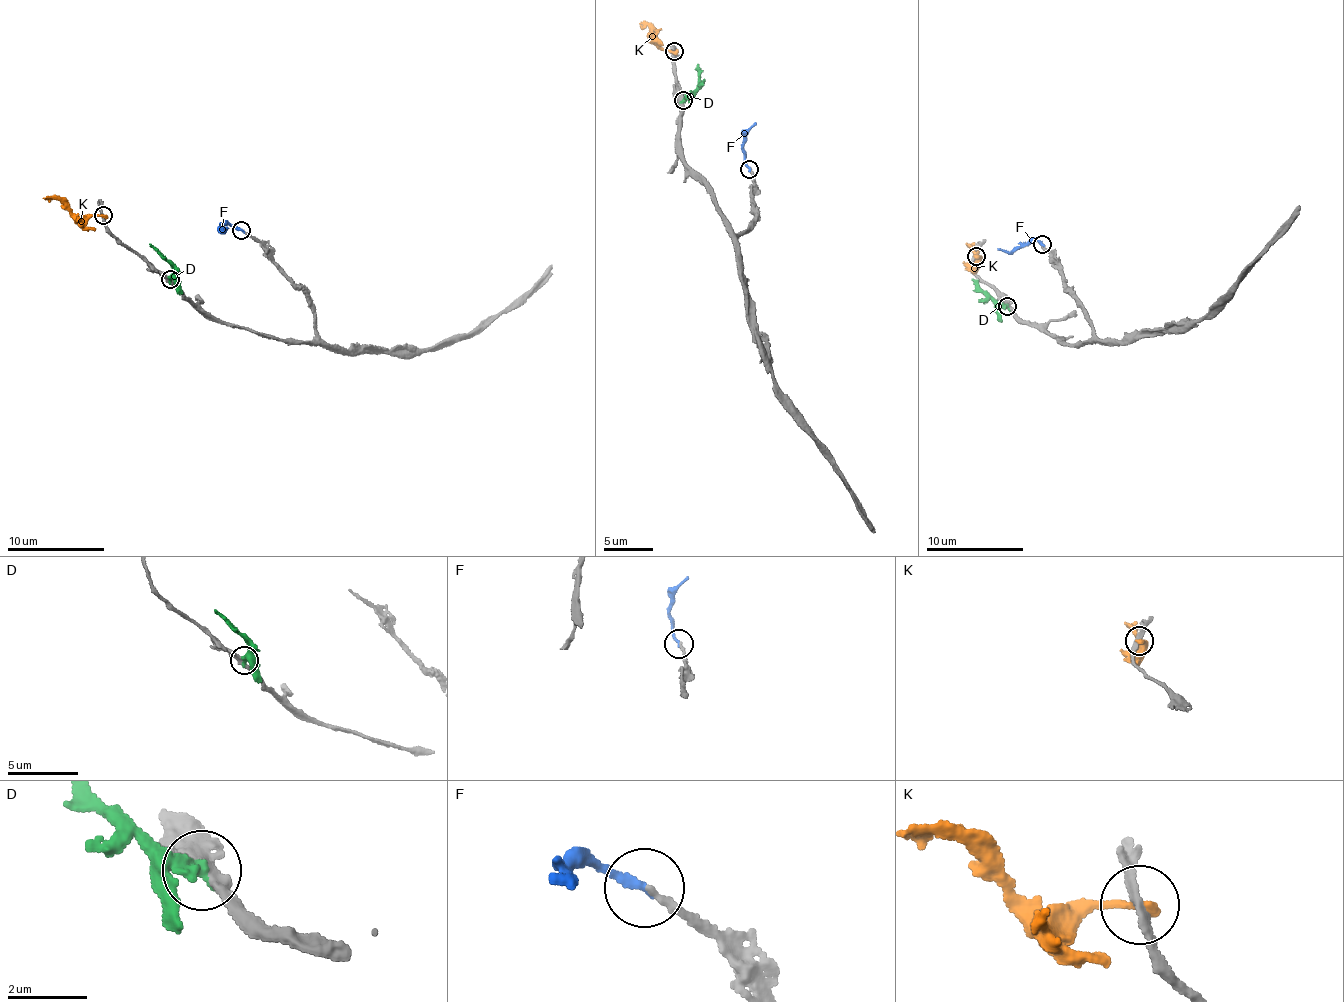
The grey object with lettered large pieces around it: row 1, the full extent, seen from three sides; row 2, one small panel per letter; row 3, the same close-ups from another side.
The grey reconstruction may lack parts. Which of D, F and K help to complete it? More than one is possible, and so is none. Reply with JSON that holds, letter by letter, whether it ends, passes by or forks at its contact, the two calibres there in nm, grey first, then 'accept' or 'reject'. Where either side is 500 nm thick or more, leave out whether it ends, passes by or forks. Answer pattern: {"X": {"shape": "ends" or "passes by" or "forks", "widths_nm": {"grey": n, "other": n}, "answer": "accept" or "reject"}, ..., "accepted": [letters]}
{"D": {"shape": "ends", "widths_nm": {"grey": 320, "other": 440}, "answer": "reject"}, "F": {"shape": "ends", "widths_nm": {"grey": 200, "other": 220}, "answer": "accept"}, "K": {"shape": "ends", "widths_nm": {"grey": 200, "other": 280}, "answer": "reject"}, "accepted": ["F"]}

